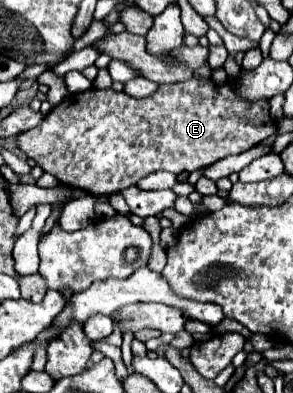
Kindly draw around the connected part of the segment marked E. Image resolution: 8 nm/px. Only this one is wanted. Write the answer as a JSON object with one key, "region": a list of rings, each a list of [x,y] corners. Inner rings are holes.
{"region":[[[190,78],[188,82],[178,84],[164,84],[154,96],[142,100],[132,98],[126,92],[90,88],[86,92],[66,96],[50,110],[50,114],[44,116],[36,128],[22,132],[18,144],[28,158],[36,160],[44,172],[56,176],[62,184],[82,188],[96,196],[110,196],[136,184],[152,172],[194,172],[196,168],[210,166],[228,154],[240,154],[260,144],[264,138],[276,132],[276,122],[270,118],[268,108],[268,100],[246,102],[234,96],[230,82],[216,88],[212,80],[198,78]]]}

